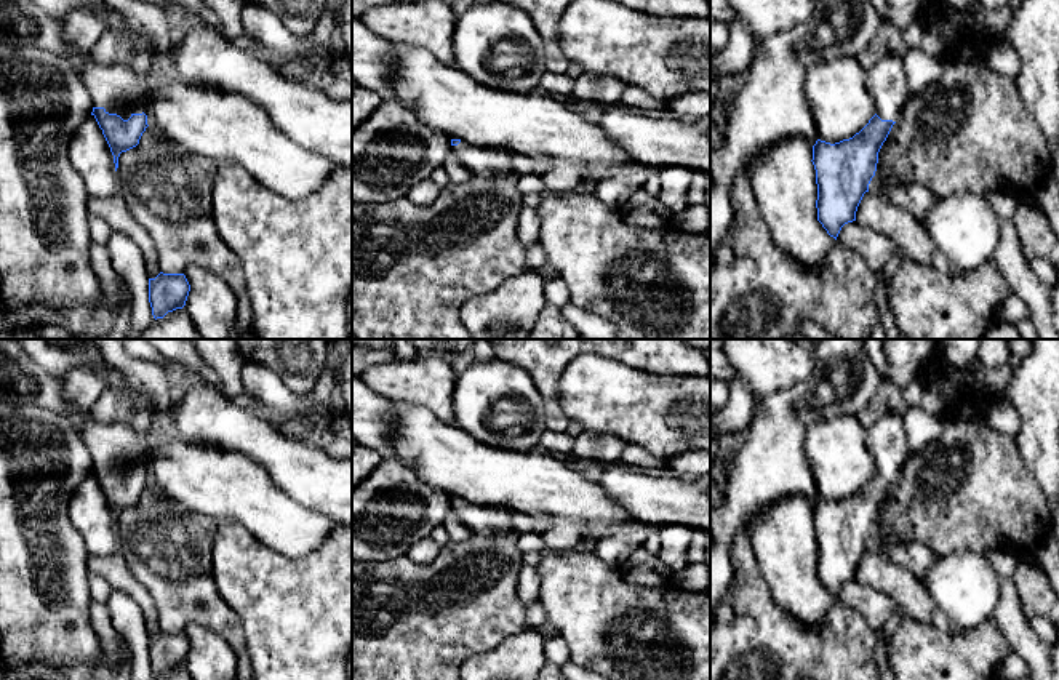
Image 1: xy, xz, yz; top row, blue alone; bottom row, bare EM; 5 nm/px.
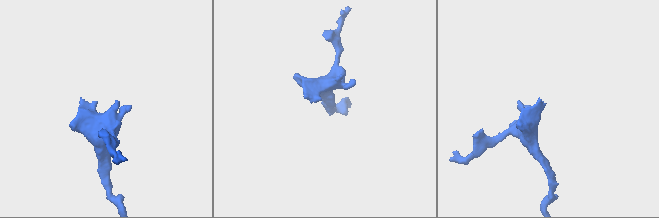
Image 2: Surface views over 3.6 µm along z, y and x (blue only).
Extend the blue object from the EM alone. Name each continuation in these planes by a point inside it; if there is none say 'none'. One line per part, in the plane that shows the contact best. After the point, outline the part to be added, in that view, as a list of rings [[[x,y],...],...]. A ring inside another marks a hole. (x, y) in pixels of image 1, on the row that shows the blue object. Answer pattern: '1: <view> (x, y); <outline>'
1: xy (21, 21); [[[0,0],[0,43],[34,45],[51,54],[64,54],[82,75],[93,106],[104,107],[109,114],[117,114],[128,120],[131,114],[120,114],[118,109],[128,101],[138,102],[149,94],[149,85],[125,64],[102,66],[96,62],[90,53],[75,50],[66,40],[66,18],[54,18],[51,13],[38,8],[32,0]]]

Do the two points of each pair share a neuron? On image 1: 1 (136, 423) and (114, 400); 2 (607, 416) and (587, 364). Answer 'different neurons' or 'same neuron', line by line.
1: same neuron
2: same neuron

